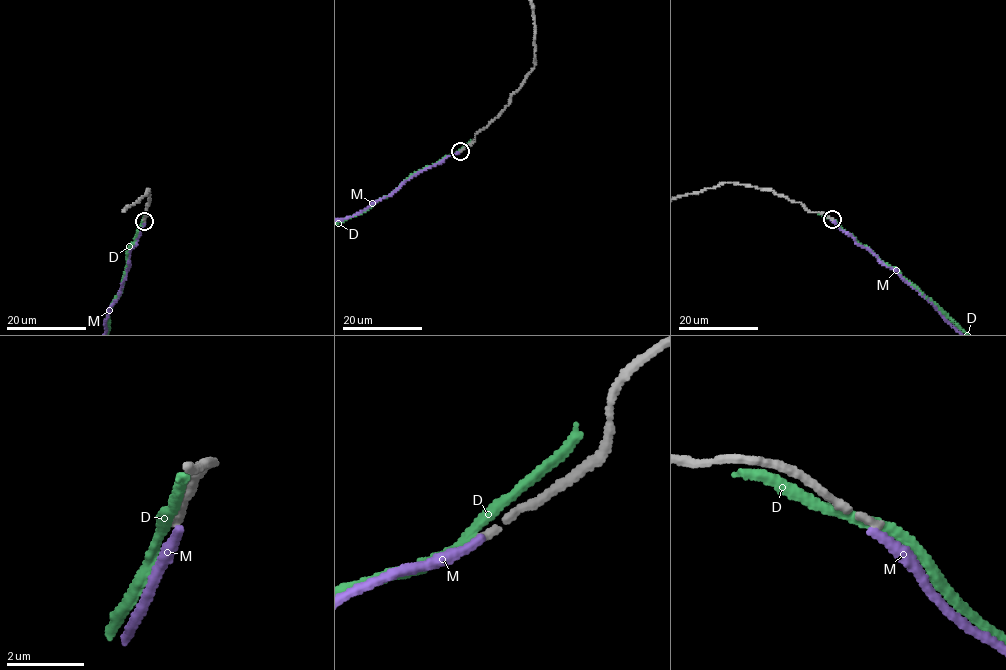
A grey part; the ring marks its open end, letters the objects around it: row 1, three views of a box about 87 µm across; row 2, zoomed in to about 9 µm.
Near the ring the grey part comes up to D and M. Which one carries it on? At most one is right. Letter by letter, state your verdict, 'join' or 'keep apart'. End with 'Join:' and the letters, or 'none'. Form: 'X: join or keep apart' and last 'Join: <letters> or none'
D: keep apart
M: keep apart
Join: none

